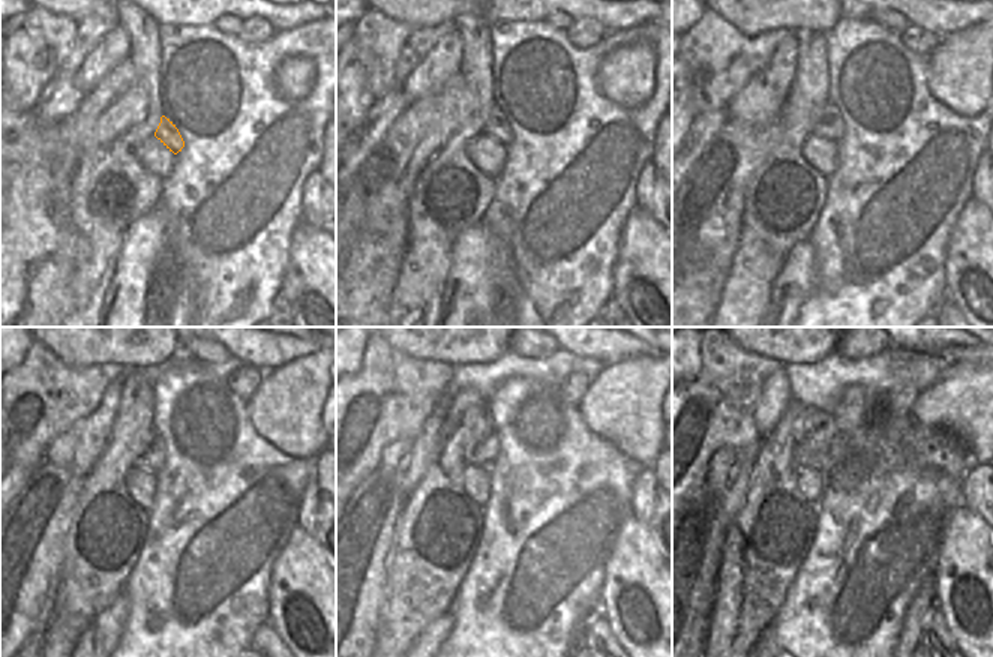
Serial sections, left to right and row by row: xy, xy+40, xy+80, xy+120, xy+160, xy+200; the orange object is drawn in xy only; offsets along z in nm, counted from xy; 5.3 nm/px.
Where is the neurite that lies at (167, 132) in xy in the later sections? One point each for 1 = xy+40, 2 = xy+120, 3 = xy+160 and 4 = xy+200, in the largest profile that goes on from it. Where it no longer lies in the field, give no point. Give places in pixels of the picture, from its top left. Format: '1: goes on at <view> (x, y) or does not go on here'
1: goes on at xy+40 (495, 126)
2: goes on at xy+120 (152, 459)
3: goes on at xy+160 (485, 453)
4: goes on at xy+200 (818, 426)

